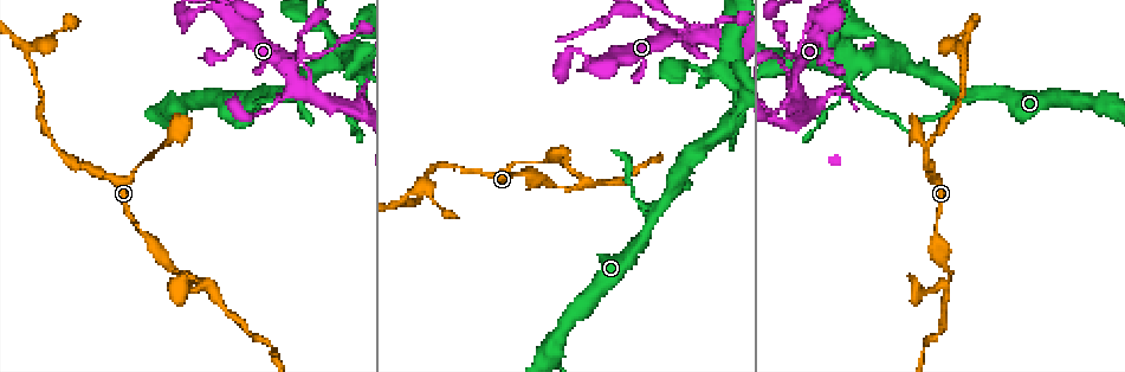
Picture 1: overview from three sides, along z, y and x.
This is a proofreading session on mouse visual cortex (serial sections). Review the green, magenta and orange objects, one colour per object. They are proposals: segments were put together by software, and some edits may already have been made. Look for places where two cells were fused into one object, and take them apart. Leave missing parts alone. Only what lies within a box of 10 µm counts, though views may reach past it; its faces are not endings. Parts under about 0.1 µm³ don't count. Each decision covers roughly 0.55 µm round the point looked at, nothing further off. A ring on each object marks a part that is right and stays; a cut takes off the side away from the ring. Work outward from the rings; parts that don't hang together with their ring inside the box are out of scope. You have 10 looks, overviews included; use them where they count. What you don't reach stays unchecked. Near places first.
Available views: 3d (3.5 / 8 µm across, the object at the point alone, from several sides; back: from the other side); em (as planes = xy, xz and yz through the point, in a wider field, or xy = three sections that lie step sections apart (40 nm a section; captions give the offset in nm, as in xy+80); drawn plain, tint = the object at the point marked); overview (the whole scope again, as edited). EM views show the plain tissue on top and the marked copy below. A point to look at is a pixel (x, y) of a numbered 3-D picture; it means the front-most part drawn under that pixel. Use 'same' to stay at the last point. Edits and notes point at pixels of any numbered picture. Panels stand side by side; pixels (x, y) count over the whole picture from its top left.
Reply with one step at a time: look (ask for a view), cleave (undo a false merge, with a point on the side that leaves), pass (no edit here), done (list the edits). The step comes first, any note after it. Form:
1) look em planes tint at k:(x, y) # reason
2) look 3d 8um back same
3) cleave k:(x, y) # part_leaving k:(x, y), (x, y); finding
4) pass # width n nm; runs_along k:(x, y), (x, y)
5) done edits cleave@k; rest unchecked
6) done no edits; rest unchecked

look 3d 3.5um at 1:(934, 232) # sudden change in width

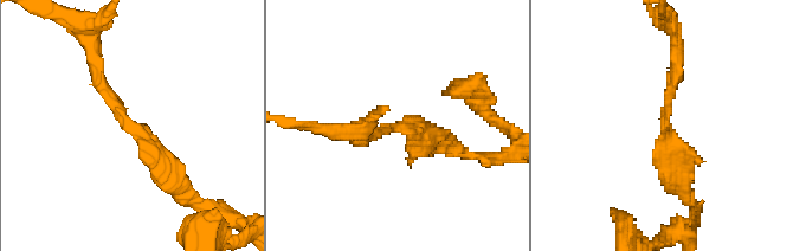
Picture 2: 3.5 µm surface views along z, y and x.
look em planes tint at 2:(397, 127) # arm_widths 150, 300 nm; now the EM

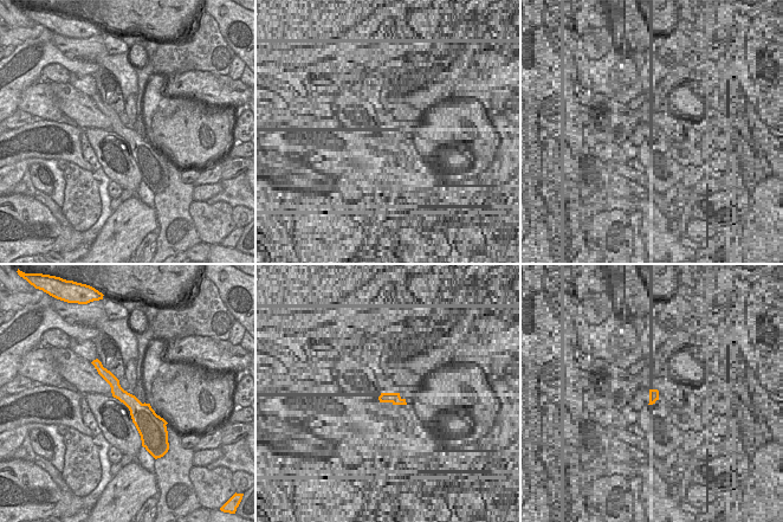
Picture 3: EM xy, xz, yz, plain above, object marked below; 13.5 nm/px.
pass # width 200 nm; runs_along 2:(95, 60), (109, 101), (179, 188); one cell here

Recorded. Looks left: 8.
look 3d 3.5um at 1:(207, 285) # arms part here

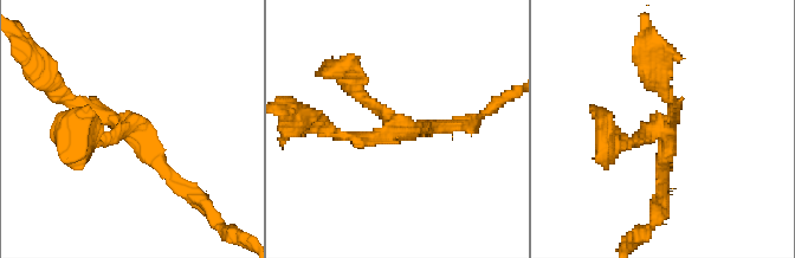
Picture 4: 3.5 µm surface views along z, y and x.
look em xy step 3 tint at 4:(128, 127)

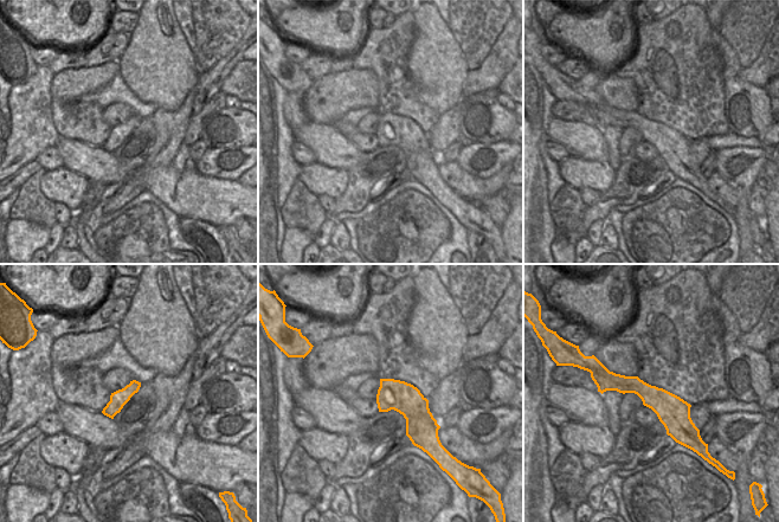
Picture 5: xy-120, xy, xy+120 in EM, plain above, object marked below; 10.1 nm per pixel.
look em xy step 5 tint same # cut it another way

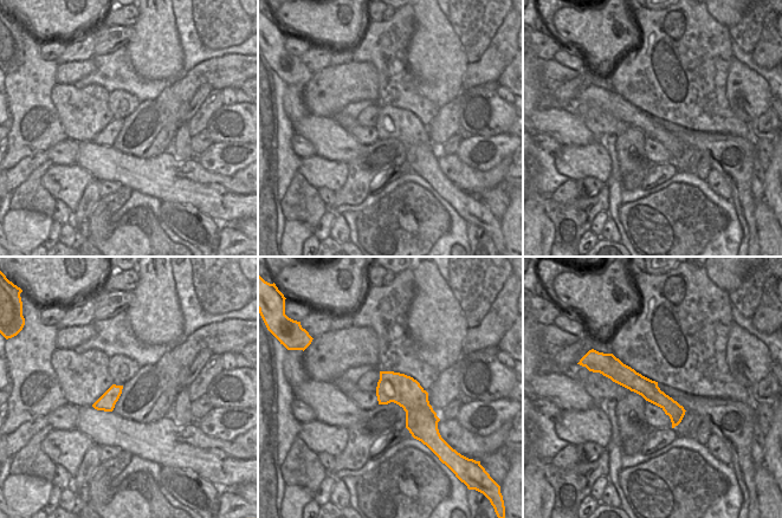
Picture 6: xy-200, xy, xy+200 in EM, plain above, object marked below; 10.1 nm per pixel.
pass # runs_along 4:(666, 92), (666, 129), (608, 140); continuous, no second cell

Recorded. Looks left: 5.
look 3d 8um at 1:(835, 34) # branch point

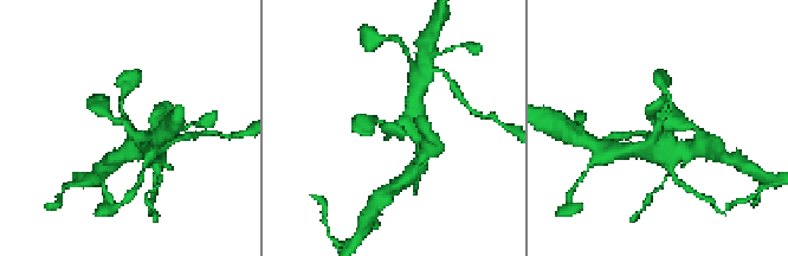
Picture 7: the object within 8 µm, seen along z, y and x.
look 3d 3.5um same

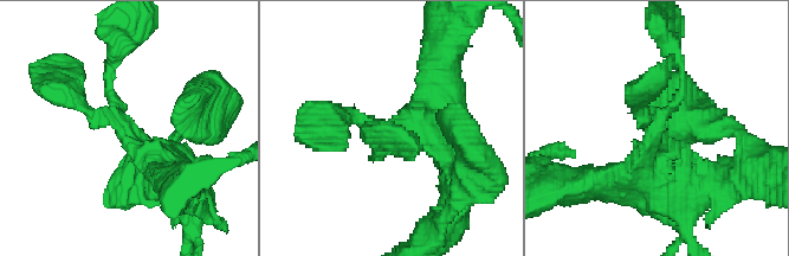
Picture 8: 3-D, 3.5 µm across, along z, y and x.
look em xy step 1 tint at 8:(657, 124) # arms 3; arm_widths 100, 200, 400 nm

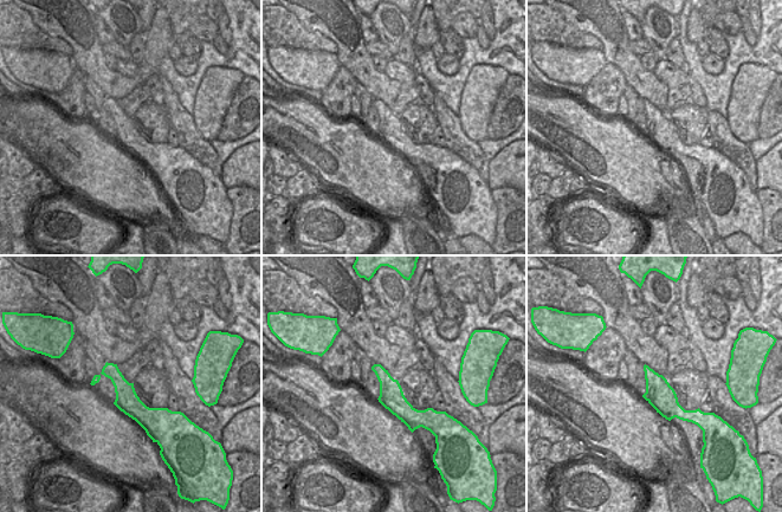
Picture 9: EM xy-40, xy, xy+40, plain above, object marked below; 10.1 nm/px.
pass # width 260 nm; runs_along 9:(108, 365), (153, 433); one cell here

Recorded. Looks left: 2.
look 3d 3.5um at 1:(291, 75) # four or more arms meet

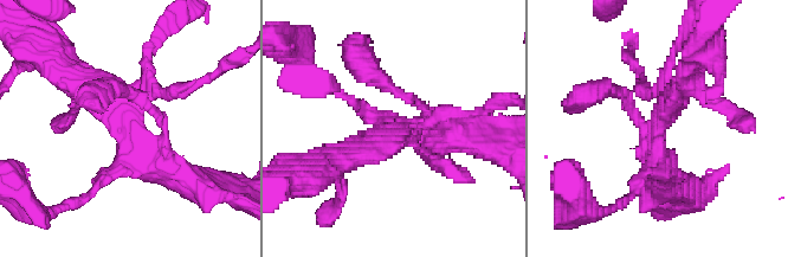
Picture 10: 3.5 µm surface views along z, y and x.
look em planes tint at 10:(396, 127) # now the EM

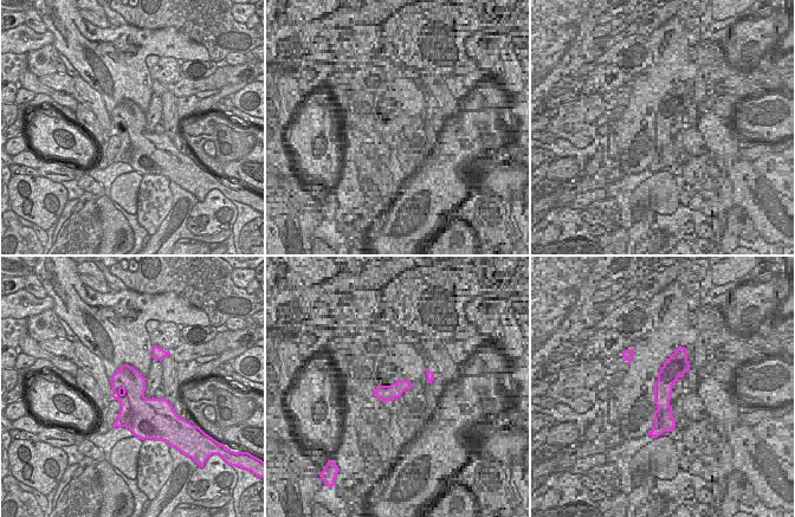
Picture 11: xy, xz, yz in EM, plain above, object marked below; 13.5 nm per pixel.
pass # runs_along 10:(83, 82), (188, 180); one cell here

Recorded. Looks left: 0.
done no edits; rest unchecked

